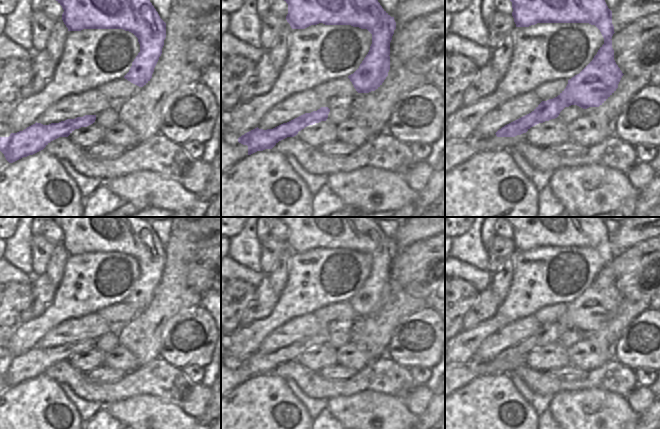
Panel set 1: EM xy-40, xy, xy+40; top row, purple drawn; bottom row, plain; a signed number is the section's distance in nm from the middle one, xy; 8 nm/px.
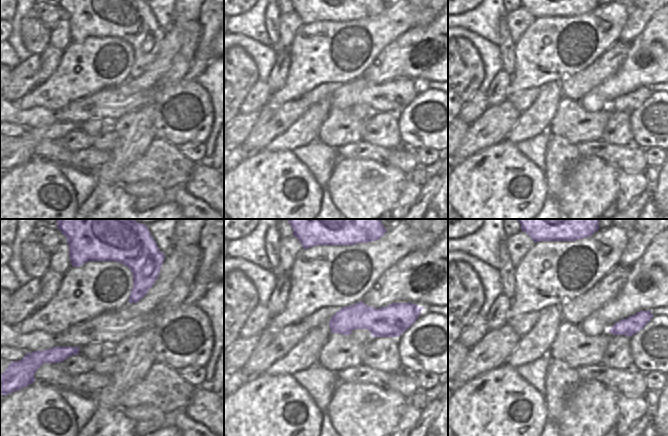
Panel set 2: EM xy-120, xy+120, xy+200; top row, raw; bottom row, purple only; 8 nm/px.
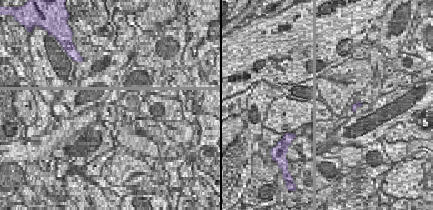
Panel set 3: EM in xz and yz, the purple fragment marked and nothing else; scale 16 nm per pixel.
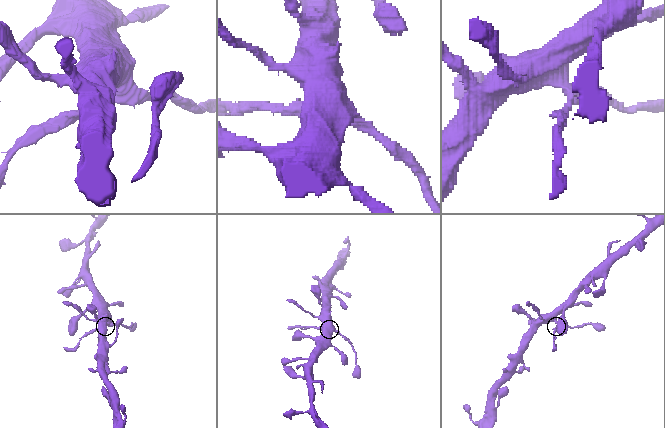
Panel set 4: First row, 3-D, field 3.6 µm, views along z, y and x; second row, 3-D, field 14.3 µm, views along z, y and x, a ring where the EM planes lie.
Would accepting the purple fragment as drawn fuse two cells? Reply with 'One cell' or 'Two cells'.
Two cells

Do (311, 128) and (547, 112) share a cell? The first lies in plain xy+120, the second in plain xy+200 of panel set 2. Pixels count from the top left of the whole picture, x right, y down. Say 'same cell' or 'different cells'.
same cell

